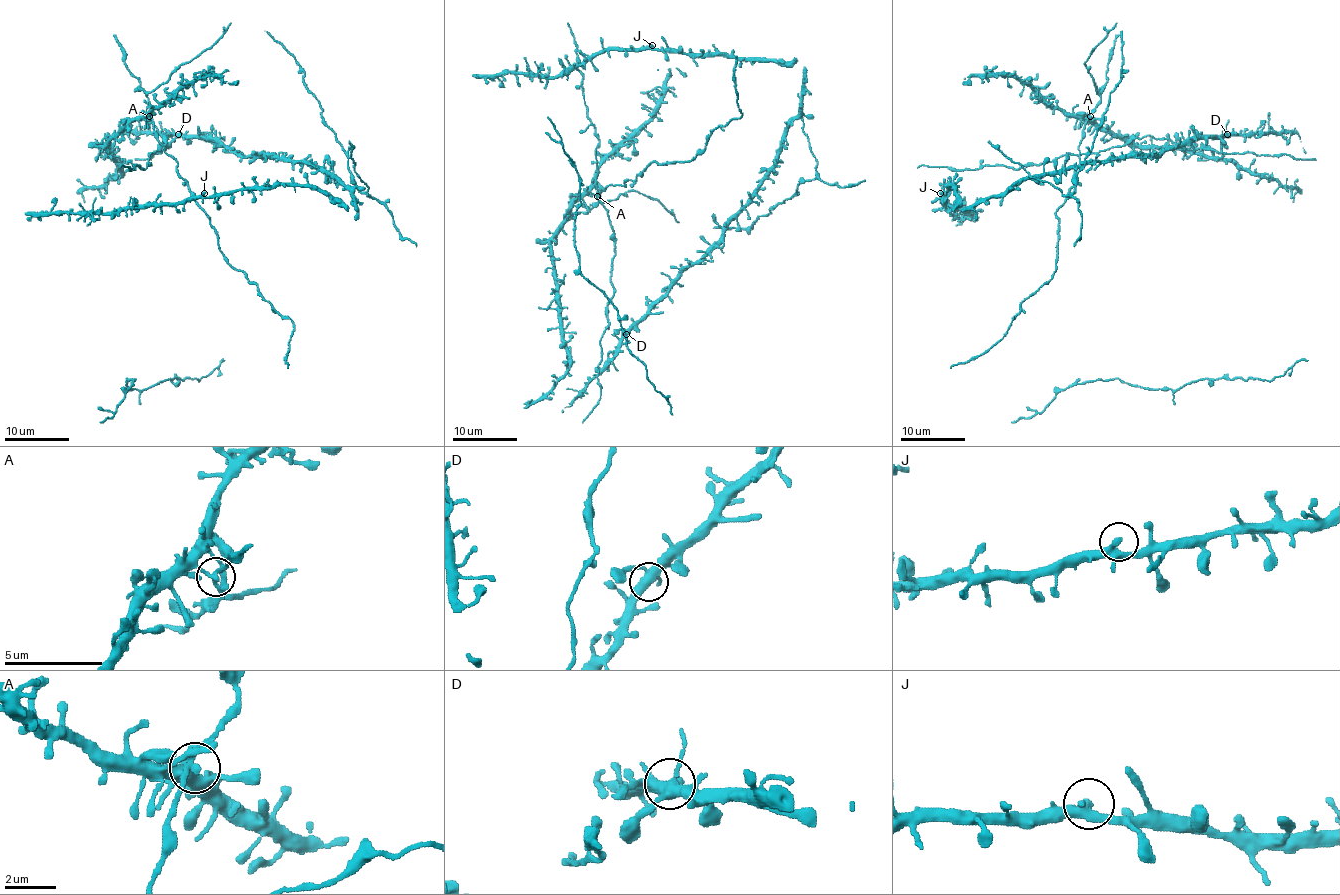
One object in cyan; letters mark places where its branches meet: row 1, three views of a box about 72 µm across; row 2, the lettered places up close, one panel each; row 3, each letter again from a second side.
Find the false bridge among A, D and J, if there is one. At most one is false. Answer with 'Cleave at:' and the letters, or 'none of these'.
Cleave at: none of these

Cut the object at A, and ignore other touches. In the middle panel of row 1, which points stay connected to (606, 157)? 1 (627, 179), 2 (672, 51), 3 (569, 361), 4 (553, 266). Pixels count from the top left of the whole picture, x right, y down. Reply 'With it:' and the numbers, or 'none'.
With it: 3, 4

